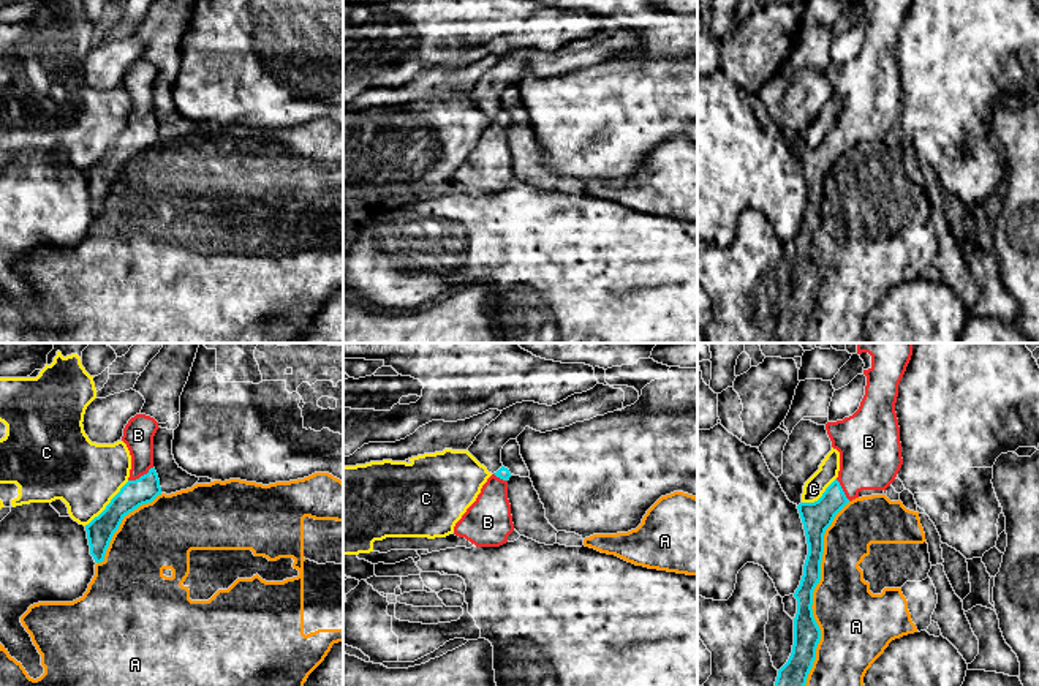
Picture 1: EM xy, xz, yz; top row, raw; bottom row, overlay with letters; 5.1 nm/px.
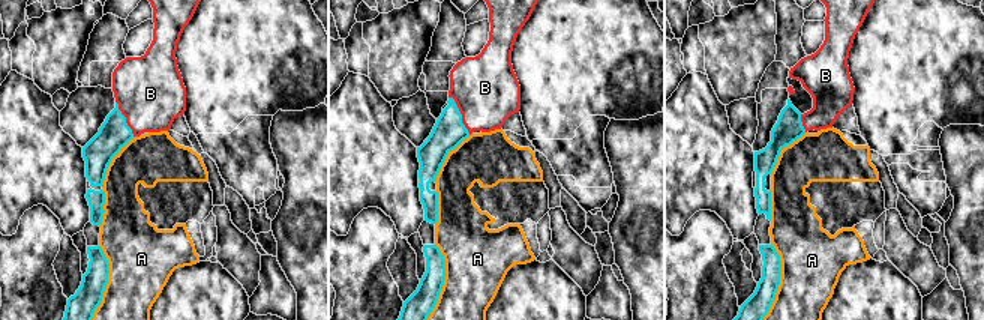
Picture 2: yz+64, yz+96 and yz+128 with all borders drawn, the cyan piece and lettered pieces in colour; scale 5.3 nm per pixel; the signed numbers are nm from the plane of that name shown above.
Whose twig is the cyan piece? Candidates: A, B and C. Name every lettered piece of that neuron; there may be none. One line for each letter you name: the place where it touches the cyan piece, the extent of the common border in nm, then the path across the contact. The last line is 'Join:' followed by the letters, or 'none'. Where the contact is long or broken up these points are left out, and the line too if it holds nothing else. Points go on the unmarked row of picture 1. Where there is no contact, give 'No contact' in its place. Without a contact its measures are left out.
B: Touches cyan at xy (141, 122). Shared border 150 nm. Path across: xy (143, 136), (141, 122), (141, 90), (138, 81)
Join: B

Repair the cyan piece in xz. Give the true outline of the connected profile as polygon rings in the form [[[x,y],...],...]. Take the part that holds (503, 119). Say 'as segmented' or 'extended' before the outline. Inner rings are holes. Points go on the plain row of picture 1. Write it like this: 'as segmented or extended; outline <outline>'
extended; outline [[[501,112],[482,131],[476,147],[454,172],[454,180],[465,183],[476,193],[500,193],[514,177],[508,126],[511,119]]]

